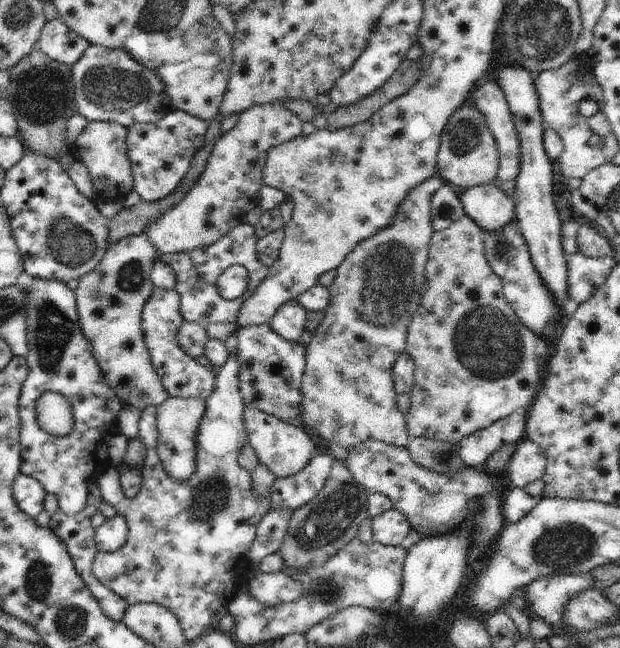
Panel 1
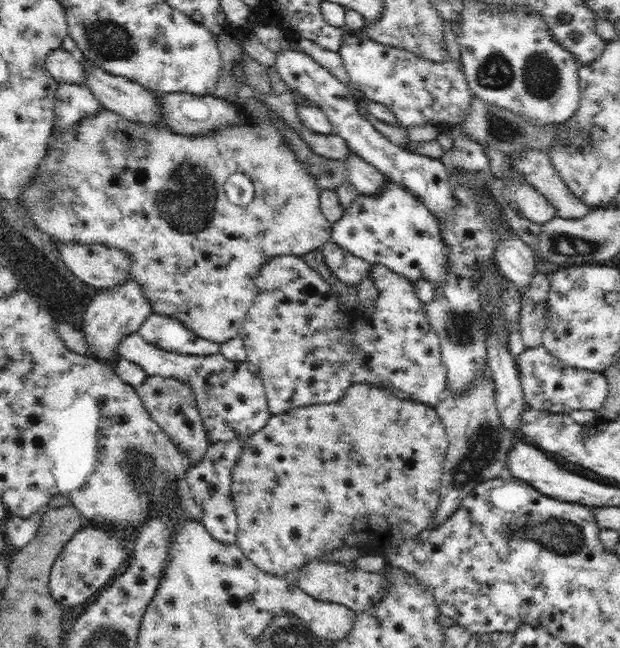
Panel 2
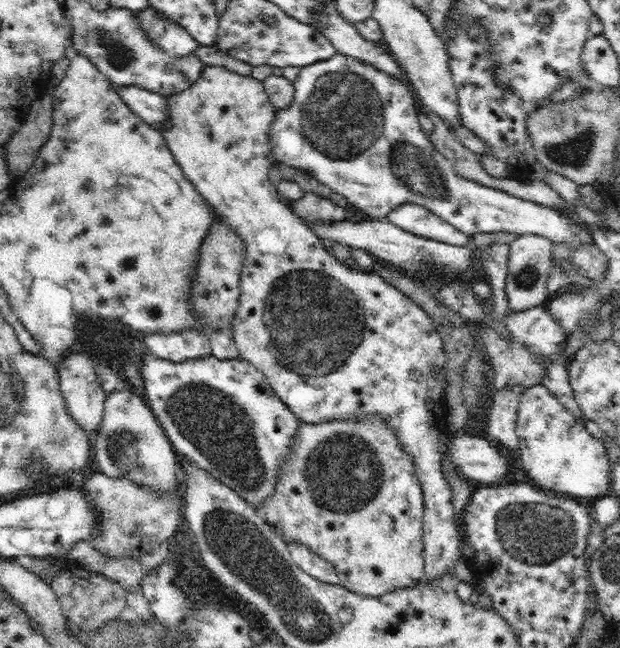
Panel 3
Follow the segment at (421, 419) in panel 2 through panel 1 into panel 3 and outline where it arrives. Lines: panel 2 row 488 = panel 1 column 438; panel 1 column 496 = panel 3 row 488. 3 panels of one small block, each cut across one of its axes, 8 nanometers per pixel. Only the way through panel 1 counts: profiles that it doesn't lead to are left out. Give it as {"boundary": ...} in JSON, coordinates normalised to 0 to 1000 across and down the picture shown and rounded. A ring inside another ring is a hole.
{"boundary":[[[597,639],[584,645],[542,645],[542,648],[519,653],[482,651],[482,664],[473,677],[469,698],[465,711],[448,727],[447,750],[444,762],[437,764],[416,789],[426,796],[426,804],[432,807],[463,836],[484,838],[497,843],[506,855],[513,855],[521,864],[532,867],[545,883],[547,901],[555,907],[597,921],[618,920],[624,914],[645,907],[668,904],[674,895],[685,889],[685,866],[682,861],[682,787],[684,761],[674,733],[669,730],[668,710],[645,687],[645,677],[626,653],[611,639]]]}

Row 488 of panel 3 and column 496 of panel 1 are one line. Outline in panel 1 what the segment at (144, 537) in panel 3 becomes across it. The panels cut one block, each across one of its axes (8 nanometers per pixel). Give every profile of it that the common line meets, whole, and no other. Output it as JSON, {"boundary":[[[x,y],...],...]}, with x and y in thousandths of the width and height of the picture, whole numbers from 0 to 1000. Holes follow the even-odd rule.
{"boundary":[[[794,123],[777,125],[760,148],[765,164],[784,179],[784,191],[800,216],[806,238],[800,281],[831,279],[839,265],[839,210],[810,136]]]}

